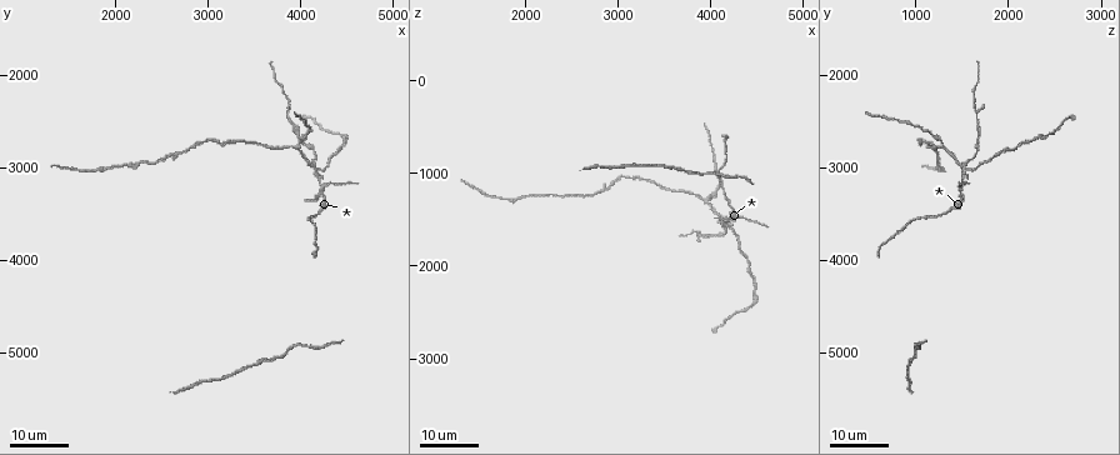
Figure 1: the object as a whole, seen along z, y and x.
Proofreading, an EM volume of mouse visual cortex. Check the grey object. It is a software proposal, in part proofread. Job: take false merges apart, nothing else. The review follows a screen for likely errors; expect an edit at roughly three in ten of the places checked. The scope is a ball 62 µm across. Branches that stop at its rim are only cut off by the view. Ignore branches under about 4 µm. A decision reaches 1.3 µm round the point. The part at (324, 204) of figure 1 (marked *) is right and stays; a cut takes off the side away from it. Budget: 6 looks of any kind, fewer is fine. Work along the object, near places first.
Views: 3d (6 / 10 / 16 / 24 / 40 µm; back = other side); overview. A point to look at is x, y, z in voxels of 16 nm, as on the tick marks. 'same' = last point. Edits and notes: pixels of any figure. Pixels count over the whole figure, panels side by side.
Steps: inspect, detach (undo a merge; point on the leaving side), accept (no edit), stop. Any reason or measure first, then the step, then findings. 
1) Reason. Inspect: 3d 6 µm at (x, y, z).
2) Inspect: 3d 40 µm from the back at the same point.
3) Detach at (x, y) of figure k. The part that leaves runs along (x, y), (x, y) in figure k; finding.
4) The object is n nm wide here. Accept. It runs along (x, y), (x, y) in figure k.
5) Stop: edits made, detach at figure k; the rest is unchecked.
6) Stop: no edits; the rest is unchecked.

Branch point. Inspect: 3d 16 µm at (3950, 2750, 1300).

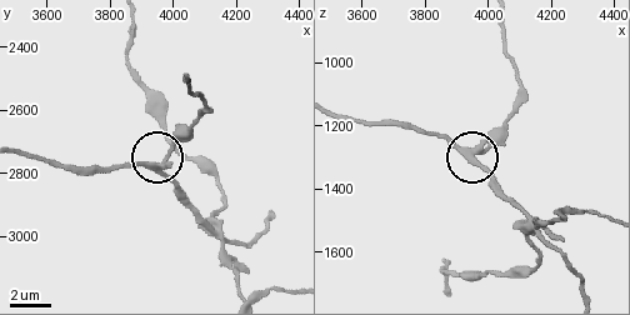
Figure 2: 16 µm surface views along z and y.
Zoom in. Inspect: 3d 10 µm at (3950, 2780, 1280).

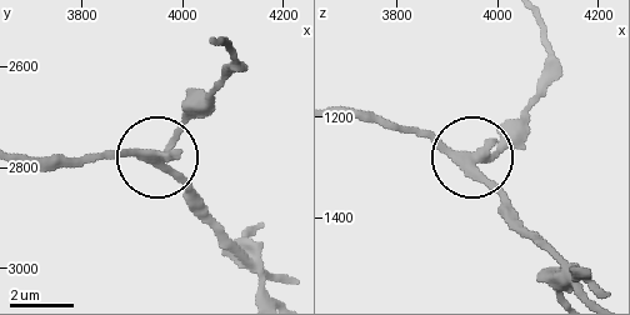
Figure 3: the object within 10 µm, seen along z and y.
3 arms meet here. Detach at (186, 114) of figure 3. The part that leaves runs along (166, 149), (229, 71), (229, 48), (220, 44) in figure 3; a second neuron is stuck on.

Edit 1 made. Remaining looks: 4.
Inspect: overview.

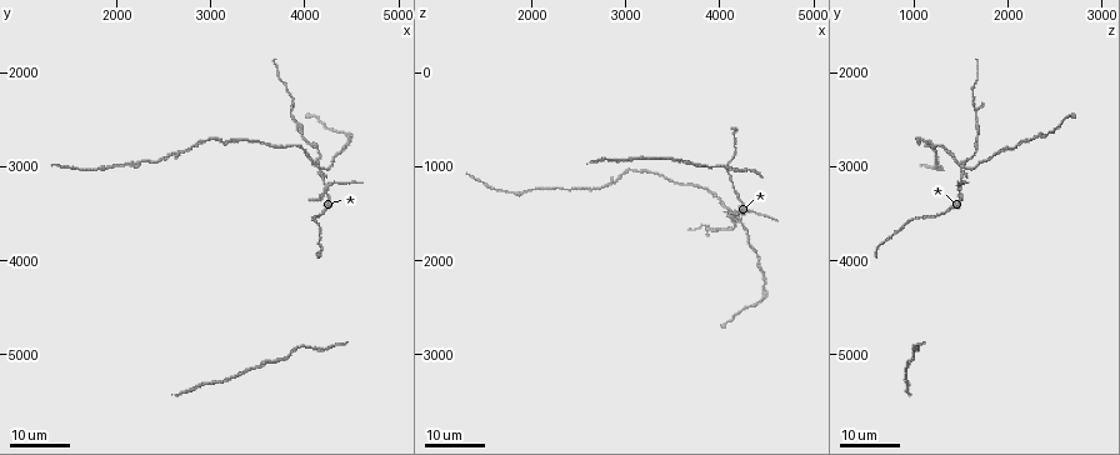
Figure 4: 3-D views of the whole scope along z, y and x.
Arms run side by side. Inspect: 3d 16 µm at (4100, 2960, 1500).

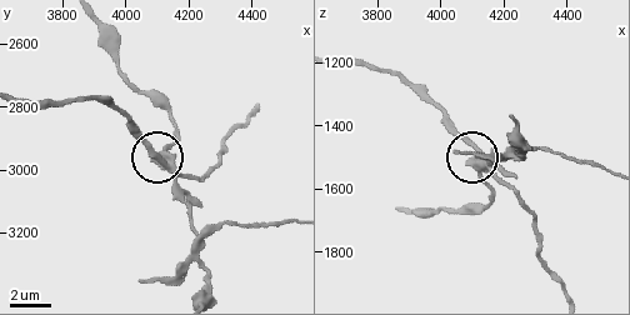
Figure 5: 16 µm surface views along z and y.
Closer look. Inspect: 3d 10 µm at the same point.

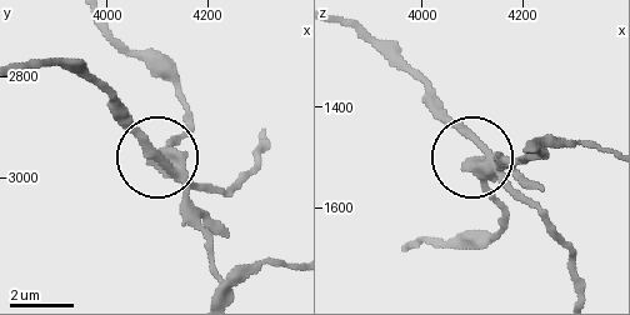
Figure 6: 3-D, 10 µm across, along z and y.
Accept. It runs along (540, 148), (470, 161), (505, 226) in figure 6; all the same neuron.

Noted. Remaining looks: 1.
Stop: edits made, detach at figure 3; the rest is unchecked.

